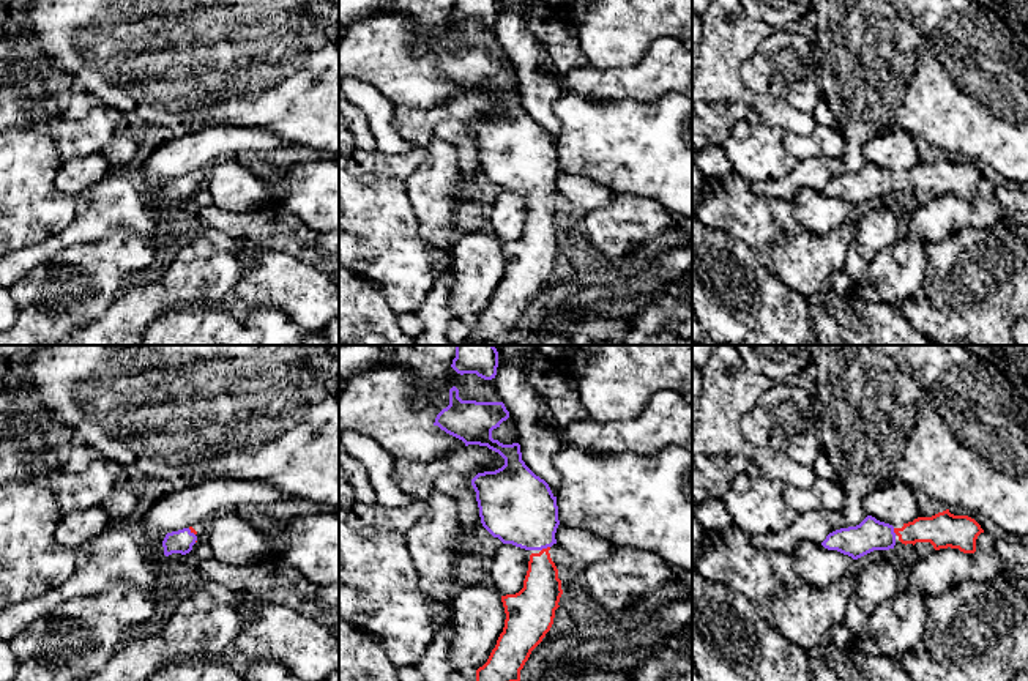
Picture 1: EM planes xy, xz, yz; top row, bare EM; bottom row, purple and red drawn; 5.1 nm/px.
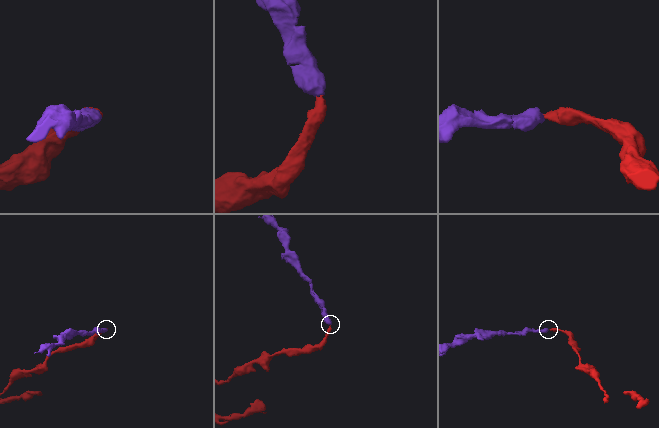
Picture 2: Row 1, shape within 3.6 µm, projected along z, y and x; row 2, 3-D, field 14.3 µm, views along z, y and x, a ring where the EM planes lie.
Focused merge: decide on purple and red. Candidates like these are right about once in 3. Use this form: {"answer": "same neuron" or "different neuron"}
{"answer": "same neuron"}

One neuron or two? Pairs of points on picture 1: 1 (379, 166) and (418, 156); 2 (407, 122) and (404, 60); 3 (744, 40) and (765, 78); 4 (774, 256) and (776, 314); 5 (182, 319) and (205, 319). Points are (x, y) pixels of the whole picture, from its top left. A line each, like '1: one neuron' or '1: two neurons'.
1: one neuron
2: two neurons
3: two neurons
4: two neurons
5: one neuron

